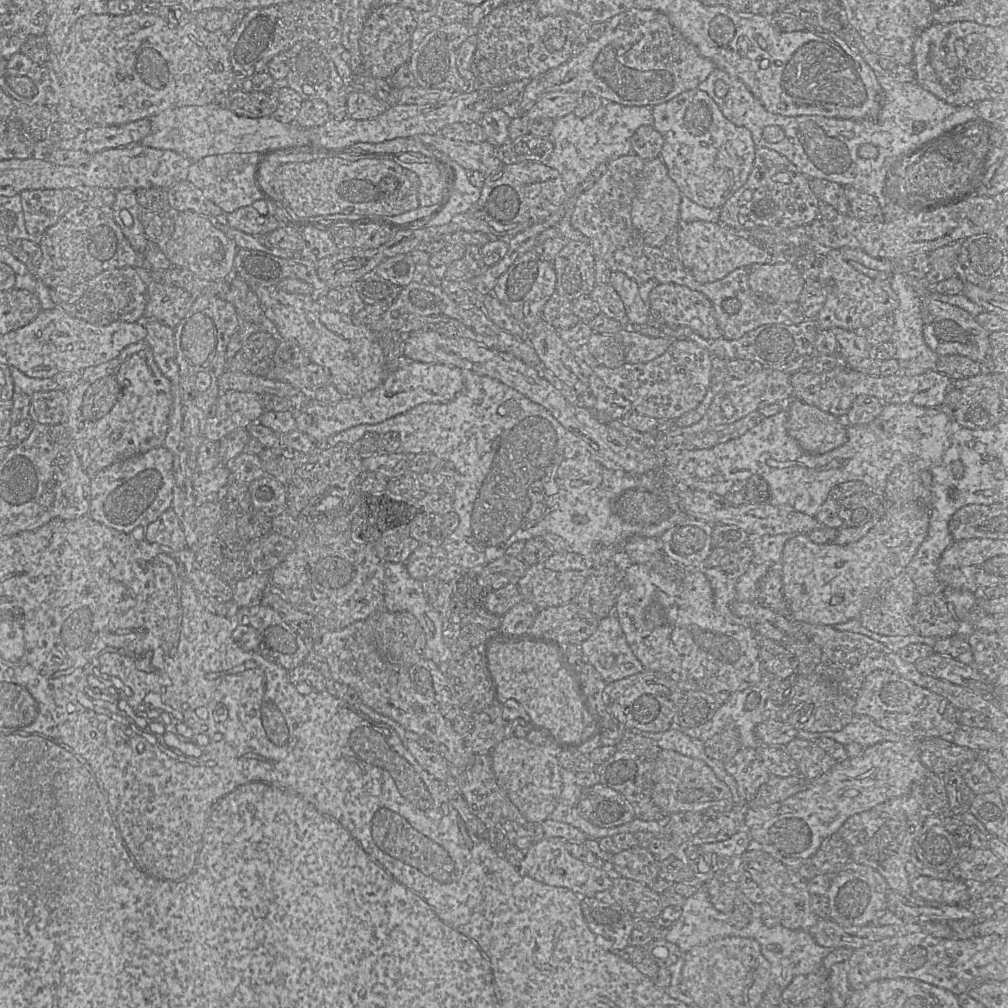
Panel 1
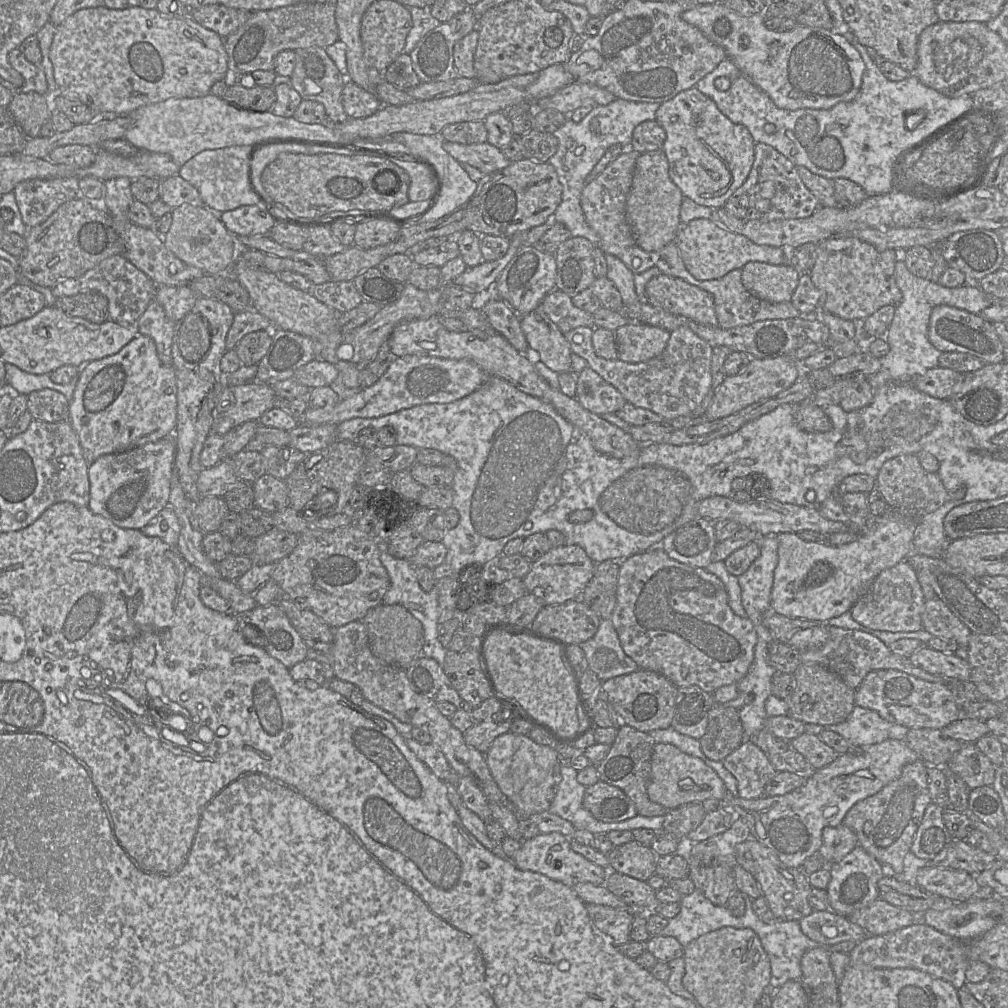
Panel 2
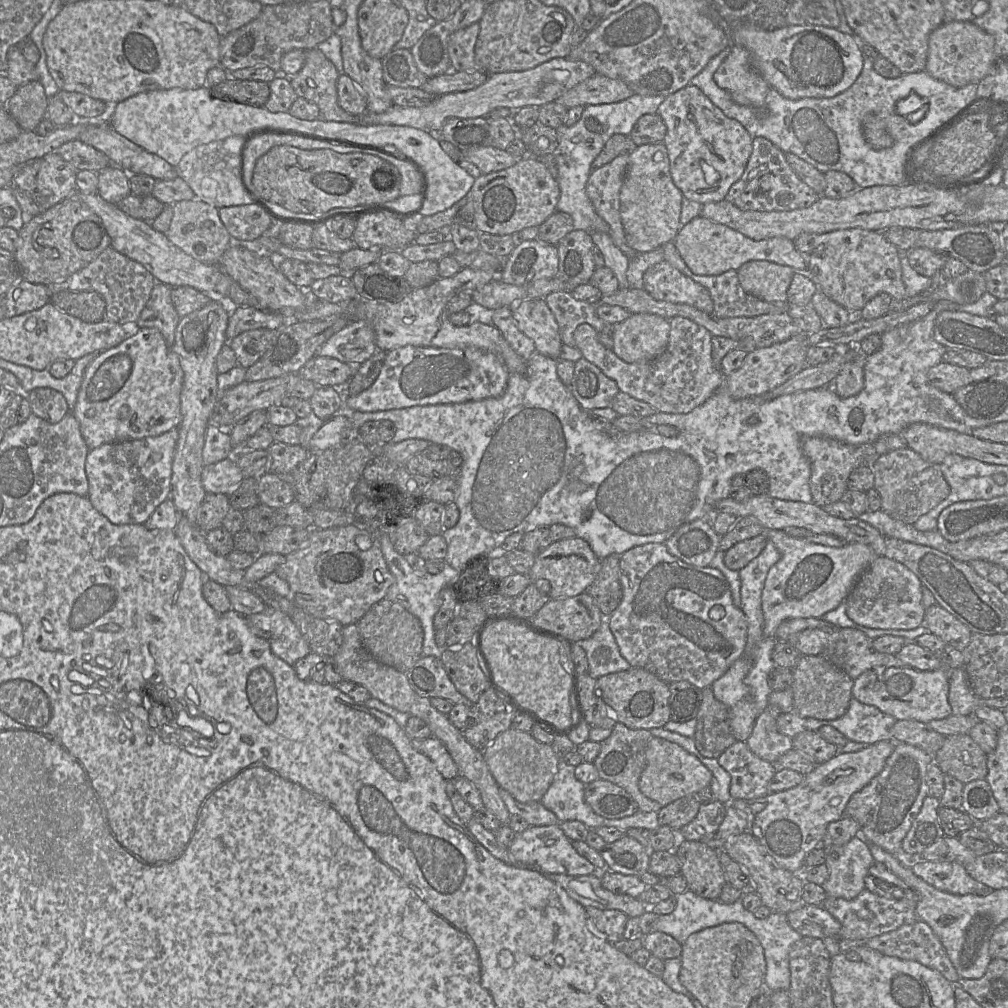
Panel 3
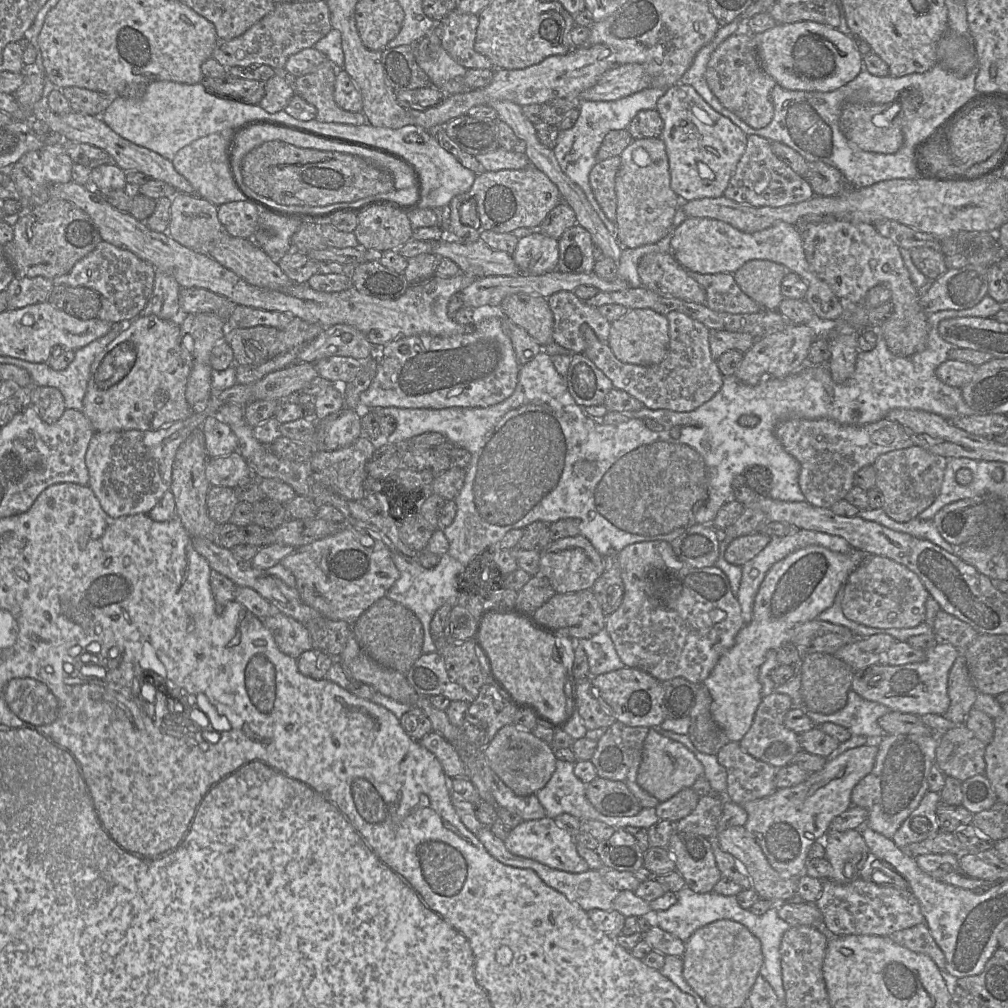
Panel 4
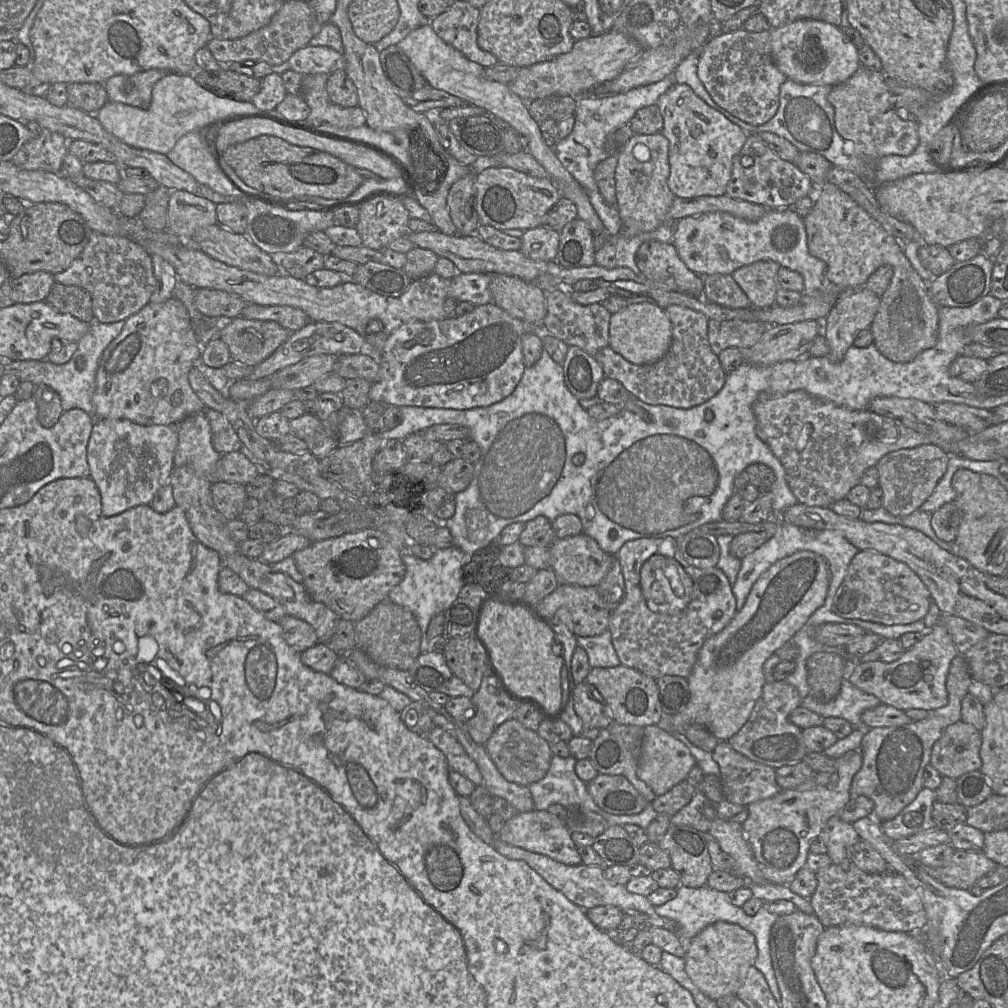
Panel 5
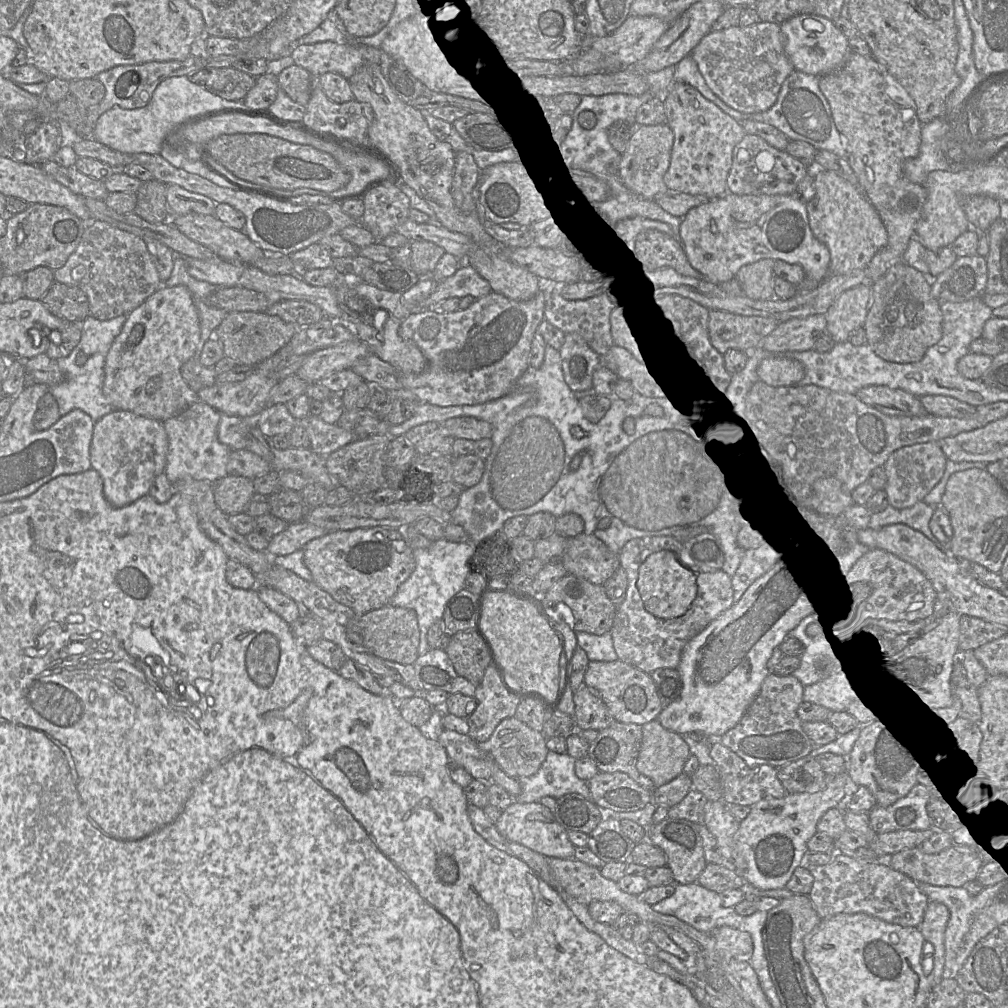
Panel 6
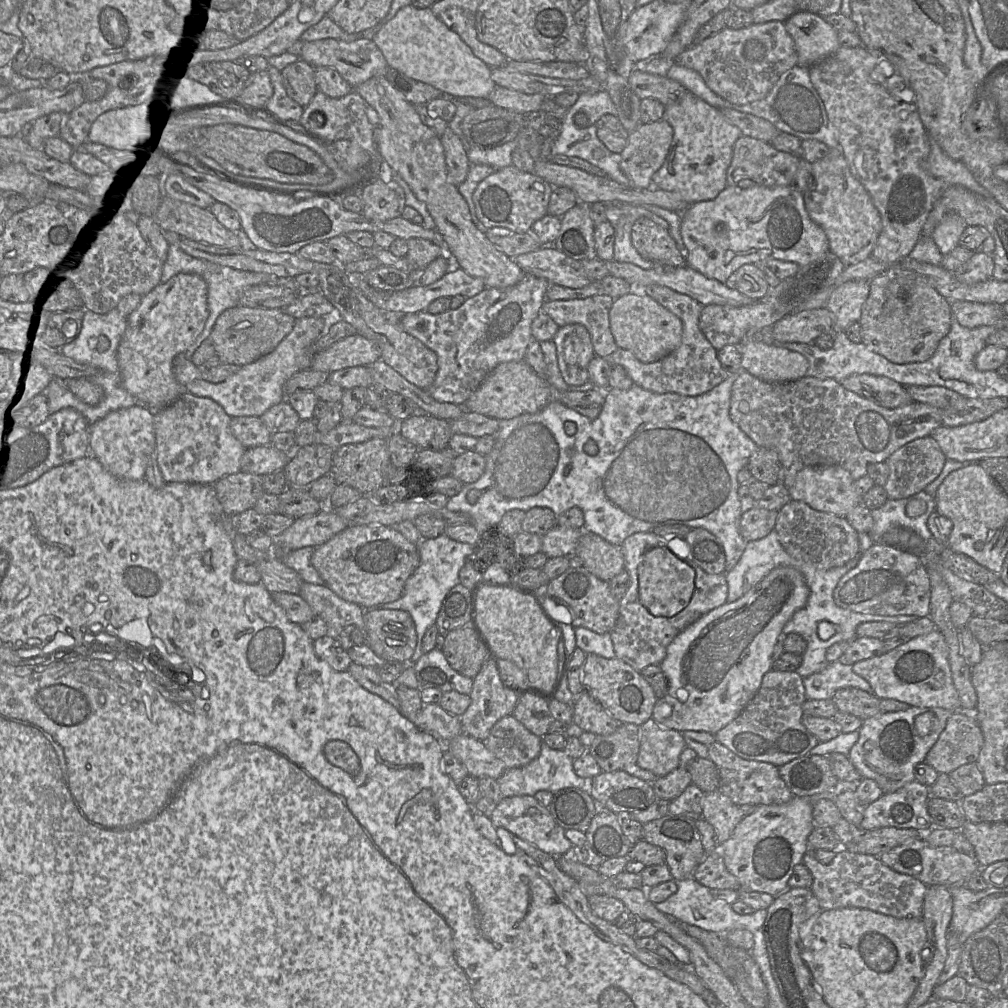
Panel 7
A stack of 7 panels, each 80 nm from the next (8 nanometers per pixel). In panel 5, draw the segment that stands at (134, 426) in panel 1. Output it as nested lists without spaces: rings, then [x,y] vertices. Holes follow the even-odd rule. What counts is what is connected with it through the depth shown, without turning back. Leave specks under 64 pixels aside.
[[[176,297],[163,303],[146,304],[126,319],[120,334],[103,352],[96,373],[92,400],[96,419],[126,419],[140,425],[177,425],[185,418],[204,412],[206,407],[189,384],[190,370],[200,363],[203,351],[185,305]]]

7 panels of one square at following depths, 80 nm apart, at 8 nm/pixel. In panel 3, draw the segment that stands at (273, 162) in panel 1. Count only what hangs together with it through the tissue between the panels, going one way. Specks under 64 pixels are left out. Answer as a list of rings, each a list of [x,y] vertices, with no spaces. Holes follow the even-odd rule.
[[[262,134],[251,138],[242,151],[242,177],[245,187],[253,196],[258,197],[258,192],[252,184],[256,161],[268,150],[277,145],[290,145],[303,150],[336,150],[330,143],[292,135]]]

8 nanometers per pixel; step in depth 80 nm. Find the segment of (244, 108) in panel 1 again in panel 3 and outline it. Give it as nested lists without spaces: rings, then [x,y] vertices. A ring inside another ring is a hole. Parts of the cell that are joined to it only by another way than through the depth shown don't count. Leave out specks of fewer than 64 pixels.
[[[231,76],[210,89],[213,96],[223,100],[263,107],[270,95],[269,84],[264,81],[236,80]]]

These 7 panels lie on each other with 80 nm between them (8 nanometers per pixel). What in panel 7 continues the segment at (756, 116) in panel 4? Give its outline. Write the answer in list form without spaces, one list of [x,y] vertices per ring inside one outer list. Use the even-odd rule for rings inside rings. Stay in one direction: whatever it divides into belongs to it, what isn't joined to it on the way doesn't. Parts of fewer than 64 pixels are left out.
[[[770,21],[747,28],[724,28],[695,43],[674,60],[674,64],[695,70],[718,96],[743,105],[763,99],[779,77],[797,65],[797,52],[784,22]]]

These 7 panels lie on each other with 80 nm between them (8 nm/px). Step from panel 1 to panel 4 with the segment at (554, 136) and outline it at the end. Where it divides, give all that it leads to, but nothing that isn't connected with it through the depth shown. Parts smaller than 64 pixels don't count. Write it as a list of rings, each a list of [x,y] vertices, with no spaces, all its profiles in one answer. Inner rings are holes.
[[[646,88],[646,89],[643,89],[641,91],[638,91],[632,95],[629,95],[629,96],[626,96],[626,97],[623,97],[623,98],[620,98],[620,99],[617,99],[617,100],[613,100],[613,101],[578,101],[578,108],[580,110],[580,114],[579,114],[579,117],[575,123],[575,125],[568,129],[568,130],[559,130],[559,133],[558,133],[558,138],[557,138],[557,141],[556,141],[556,145],[553,149],[554,151],[554,154],[555,154],[555,157],[561,167],[561,169],[563,170],[563,172],[572,180],[574,181],[582,190],[583,192],[585,193],[589,203],[591,204],[591,206],[593,207],[593,209],[596,211],[593,203],[591,202],[591,200],[589,199],[589,196],[592,196],[591,195],[591,186],[590,186],[590,181],[589,181],[589,175],[590,175],[590,172],[592,170],[592,168],[594,167],[594,165],[597,163],[597,154],[598,154],[598,151],[600,149],[600,146],[605,138],[605,136],[612,130],[621,130],[621,129],[627,129],[630,122],[632,121],[632,119],[636,116],[636,114],[642,110],[651,110],[651,109],[655,109],[656,108],[656,105],[657,105],[657,101],[658,99],[665,94],[667,89],[664,89],[664,88]]]

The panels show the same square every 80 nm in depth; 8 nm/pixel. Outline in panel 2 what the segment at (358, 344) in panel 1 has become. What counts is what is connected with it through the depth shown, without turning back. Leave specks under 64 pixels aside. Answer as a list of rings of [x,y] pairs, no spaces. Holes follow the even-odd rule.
[[[236,262],[232,267],[232,273],[248,291],[253,309],[268,318],[273,328],[292,331],[312,339],[315,358],[333,364],[339,371],[335,380],[337,389],[343,386],[347,395],[361,388],[359,374],[362,367],[350,361],[340,360],[337,356],[337,349],[343,344],[343,332],[339,329],[338,313],[335,310],[316,299],[310,291],[303,291],[283,282],[278,274],[240,267]]]

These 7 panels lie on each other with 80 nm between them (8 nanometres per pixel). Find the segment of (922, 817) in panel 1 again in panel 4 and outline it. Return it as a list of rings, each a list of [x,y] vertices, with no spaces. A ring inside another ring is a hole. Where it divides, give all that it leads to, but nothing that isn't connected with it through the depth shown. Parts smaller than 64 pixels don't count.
[[[885,734],[879,744],[875,764],[871,772],[853,788],[851,805],[868,811],[866,825],[892,839],[909,815],[918,807],[928,792],[927,777],[934,764],[935,749],[940,735]]]

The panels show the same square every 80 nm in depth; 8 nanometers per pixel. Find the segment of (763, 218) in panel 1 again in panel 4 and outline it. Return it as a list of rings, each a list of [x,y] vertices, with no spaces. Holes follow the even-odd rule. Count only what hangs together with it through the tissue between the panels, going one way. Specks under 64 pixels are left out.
[[[757,135],[747,137],[747,146],[723,194],[735,202],[755,207],[781,207],[807,201],[815,196],[803,177],[782,162],[772,151],[768,139]]]

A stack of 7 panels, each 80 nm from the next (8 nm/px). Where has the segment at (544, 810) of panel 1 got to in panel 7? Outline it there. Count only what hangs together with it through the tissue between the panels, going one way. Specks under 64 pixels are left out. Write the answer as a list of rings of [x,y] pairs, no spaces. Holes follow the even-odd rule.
[[[512,714],[500,718],[491,728],[485,740],[487,748],[501,760],[506,769],[519,768],[535,759],[541,750],[542,737],[530,732]]]

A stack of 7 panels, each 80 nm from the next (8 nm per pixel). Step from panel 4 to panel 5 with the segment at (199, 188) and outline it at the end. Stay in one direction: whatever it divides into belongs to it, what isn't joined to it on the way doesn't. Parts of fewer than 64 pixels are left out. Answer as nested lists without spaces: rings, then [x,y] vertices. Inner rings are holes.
[[[201,129],[187,133],[166,156],[201,184],[223,195],[241,197],[242,193],[218,163],[219,154],[215,147],[218,135],[219,129],[208,132]]]

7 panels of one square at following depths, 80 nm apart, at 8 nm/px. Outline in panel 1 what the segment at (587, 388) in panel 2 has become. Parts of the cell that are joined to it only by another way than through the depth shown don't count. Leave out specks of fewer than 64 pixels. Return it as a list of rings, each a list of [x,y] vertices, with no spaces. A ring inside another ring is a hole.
[[[595,373],[588,377],[590,389],[596,399],[593,414],[602,422],[608,424],[610,420],[623,420],[632,411],[632,404],[623,396],[607,387]]]

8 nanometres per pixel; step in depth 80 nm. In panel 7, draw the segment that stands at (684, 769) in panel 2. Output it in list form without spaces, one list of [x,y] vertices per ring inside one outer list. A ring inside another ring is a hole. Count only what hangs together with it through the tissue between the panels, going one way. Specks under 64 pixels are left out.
[[[653,718],[639,729],[639,767],[661,777],[680,766],[680,755],[687,746],[680,731],[662,727]]]

